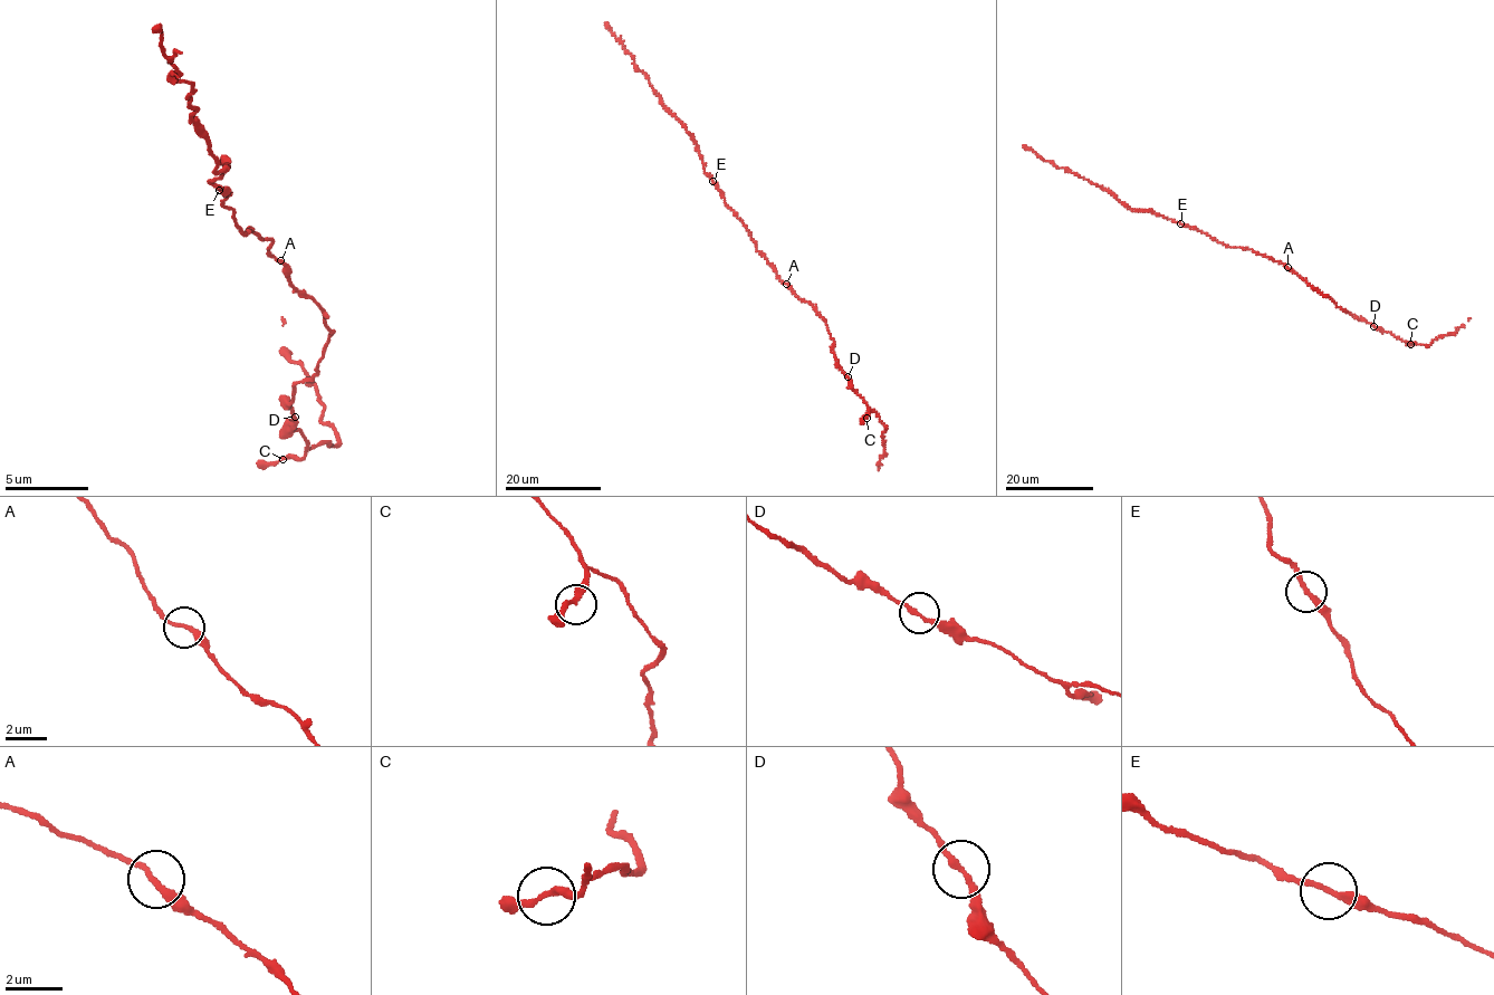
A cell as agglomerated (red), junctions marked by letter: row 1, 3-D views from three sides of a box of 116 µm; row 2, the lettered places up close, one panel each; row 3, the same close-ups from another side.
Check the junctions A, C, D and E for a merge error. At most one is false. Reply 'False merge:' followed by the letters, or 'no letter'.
False merge: E

